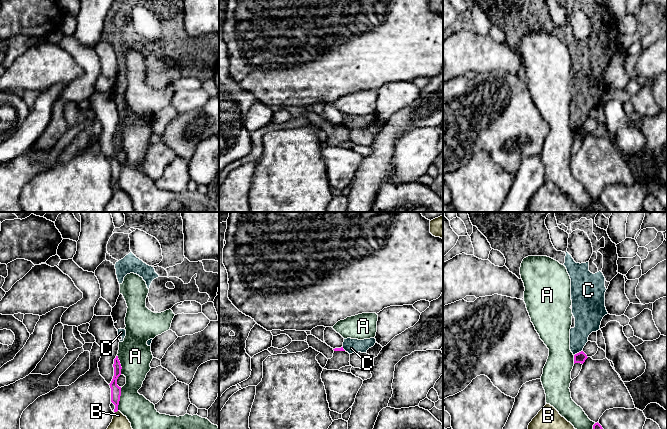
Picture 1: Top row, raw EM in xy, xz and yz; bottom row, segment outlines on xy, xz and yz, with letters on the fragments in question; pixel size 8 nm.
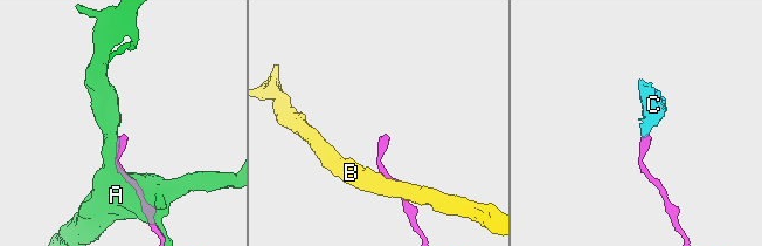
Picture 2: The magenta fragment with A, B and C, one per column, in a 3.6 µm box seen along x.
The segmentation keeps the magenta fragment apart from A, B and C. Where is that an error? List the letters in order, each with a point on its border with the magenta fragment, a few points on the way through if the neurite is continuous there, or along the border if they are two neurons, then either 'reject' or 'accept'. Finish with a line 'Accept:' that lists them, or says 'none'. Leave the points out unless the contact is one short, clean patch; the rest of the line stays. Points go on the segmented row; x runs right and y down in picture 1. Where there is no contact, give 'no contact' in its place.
A: meets magenta in xy at (119, 399); reject
B: meets magenta in xy at (116, 411); border along xy (117, 410), (115, 412); reject
C: meets magenta in yz at (577, 353); border along yz (581, 350), (574, 355); reject
Accept: none

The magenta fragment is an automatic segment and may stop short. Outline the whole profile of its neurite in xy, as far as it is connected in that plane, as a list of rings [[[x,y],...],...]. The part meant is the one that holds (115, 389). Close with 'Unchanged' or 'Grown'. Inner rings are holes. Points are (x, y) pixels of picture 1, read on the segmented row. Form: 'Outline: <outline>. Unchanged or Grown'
Outline: [[[116,356],[116,358],[114,359],[113,367],[114,367],[114,376],[109,385],[111,388],[111,402],[115,405],[114,412],[117,412],[121,396],[121,387],[117,385],[117,379],[121,375],[121,369],[122,369],[118,356]]]. Unchanged

